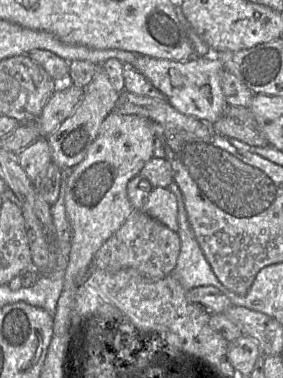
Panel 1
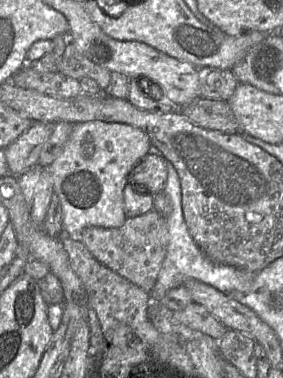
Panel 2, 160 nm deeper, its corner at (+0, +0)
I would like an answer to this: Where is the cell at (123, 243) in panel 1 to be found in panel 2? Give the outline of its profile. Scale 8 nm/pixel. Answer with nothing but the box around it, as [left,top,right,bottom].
[80,209,169,293]

